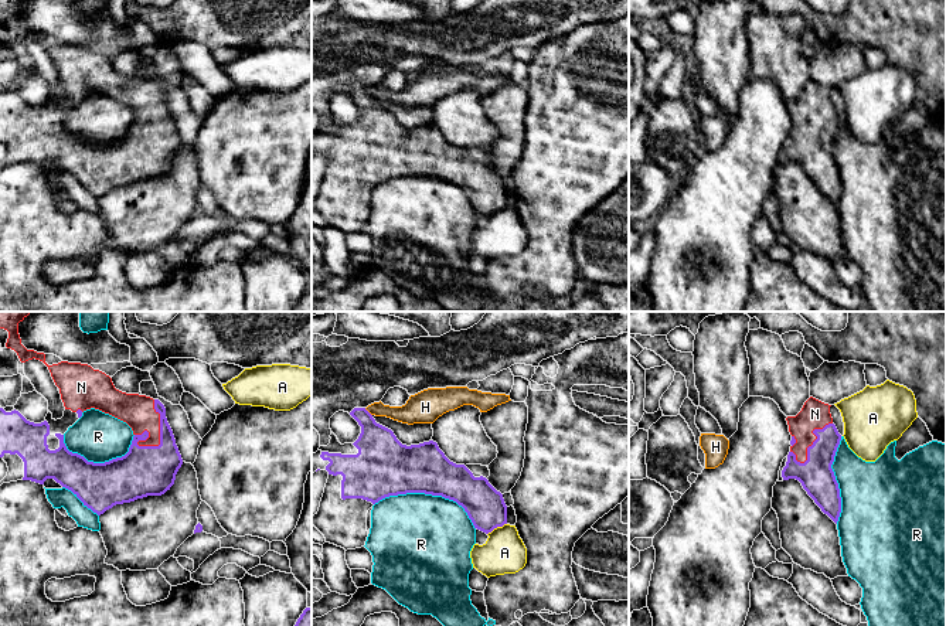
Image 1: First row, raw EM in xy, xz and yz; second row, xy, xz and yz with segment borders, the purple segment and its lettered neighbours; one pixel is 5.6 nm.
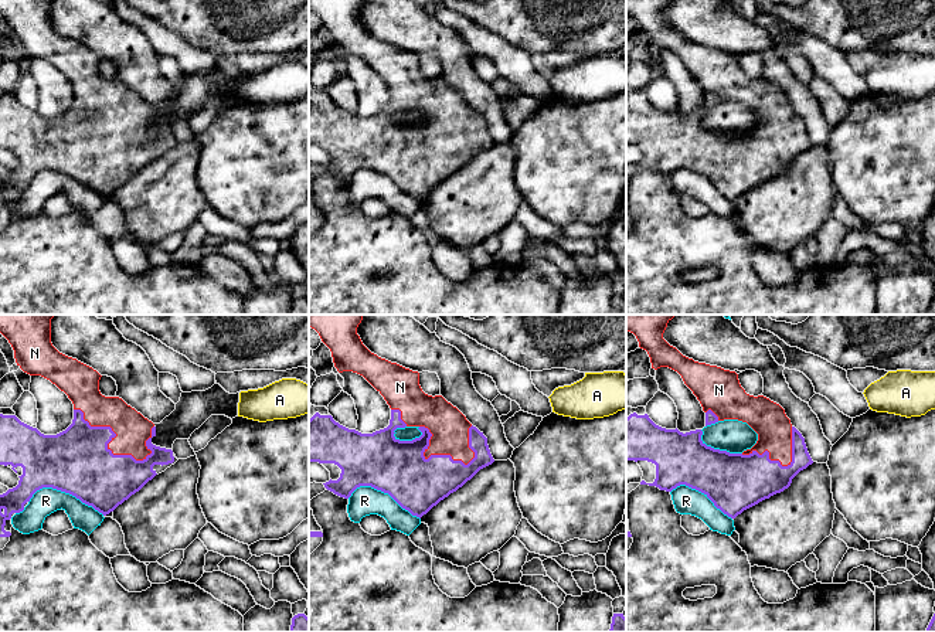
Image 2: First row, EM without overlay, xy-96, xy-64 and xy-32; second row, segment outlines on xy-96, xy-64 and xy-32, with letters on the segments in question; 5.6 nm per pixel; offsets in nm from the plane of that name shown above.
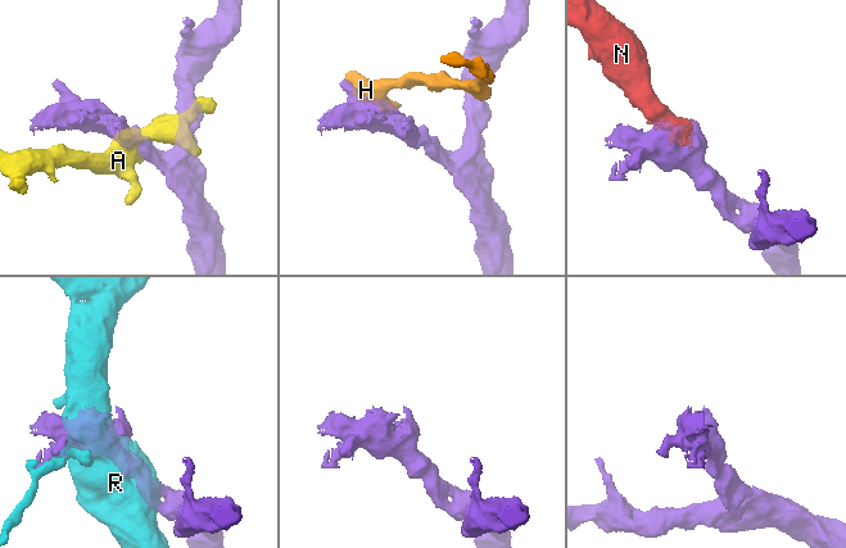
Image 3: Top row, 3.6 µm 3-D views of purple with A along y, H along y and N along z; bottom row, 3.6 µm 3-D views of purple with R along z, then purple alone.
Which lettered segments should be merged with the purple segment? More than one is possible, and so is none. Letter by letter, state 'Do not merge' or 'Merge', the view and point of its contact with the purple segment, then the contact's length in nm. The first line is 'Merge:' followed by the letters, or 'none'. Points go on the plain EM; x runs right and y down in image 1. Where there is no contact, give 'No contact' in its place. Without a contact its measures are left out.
Merge: N
A: Do not merge. Touches purple at xz (496, 210). Shared border 130 nm
H: Do not merge. Touches purple at xz (368, 95). Shared border 60 nm
N: Merge. Touches purple at xy (160, 115). Shared border 280 nm
R: Do not merge. Touches purple at xz (429, 176). Shared border 600 nm

